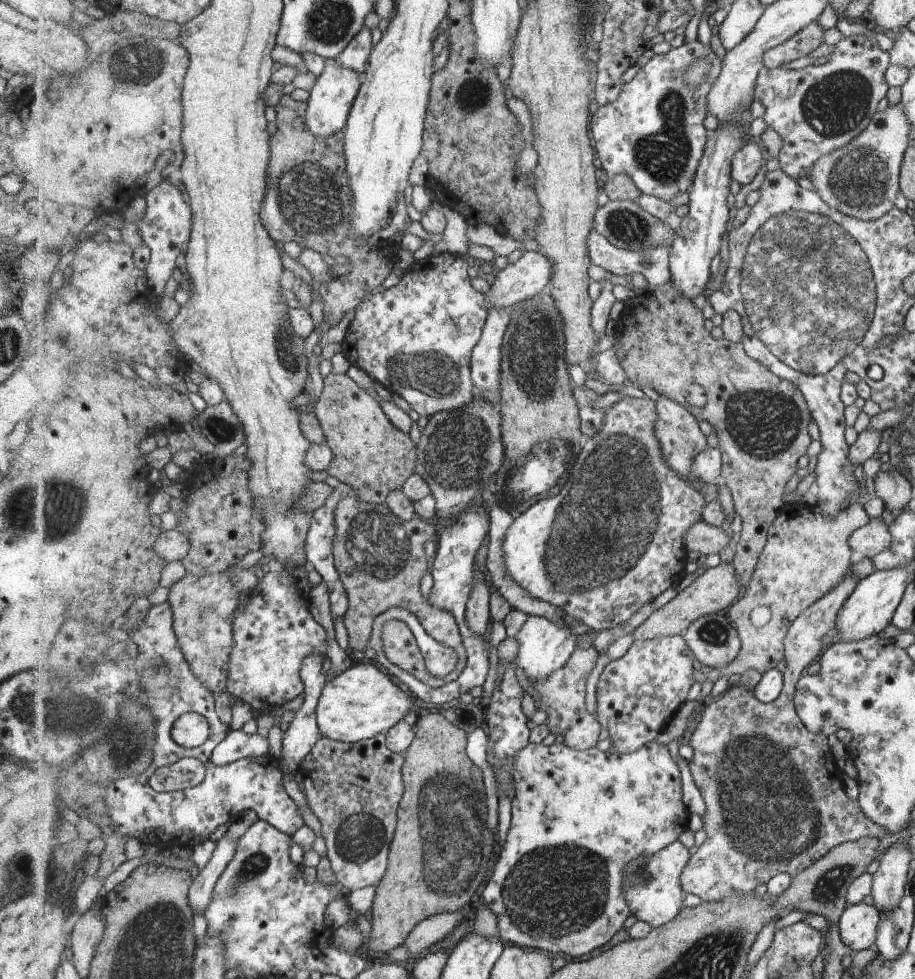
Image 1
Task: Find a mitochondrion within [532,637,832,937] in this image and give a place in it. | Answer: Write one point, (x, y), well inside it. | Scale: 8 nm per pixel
(768, 811)

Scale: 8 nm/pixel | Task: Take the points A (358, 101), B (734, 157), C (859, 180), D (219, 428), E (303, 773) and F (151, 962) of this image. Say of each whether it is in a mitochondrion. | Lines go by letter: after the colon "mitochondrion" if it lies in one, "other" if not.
A: other
B: other
C: mitochondrion
D: mitochondrion
E: other
F: mitochondrion

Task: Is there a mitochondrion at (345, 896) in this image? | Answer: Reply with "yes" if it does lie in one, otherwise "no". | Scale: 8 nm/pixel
no

